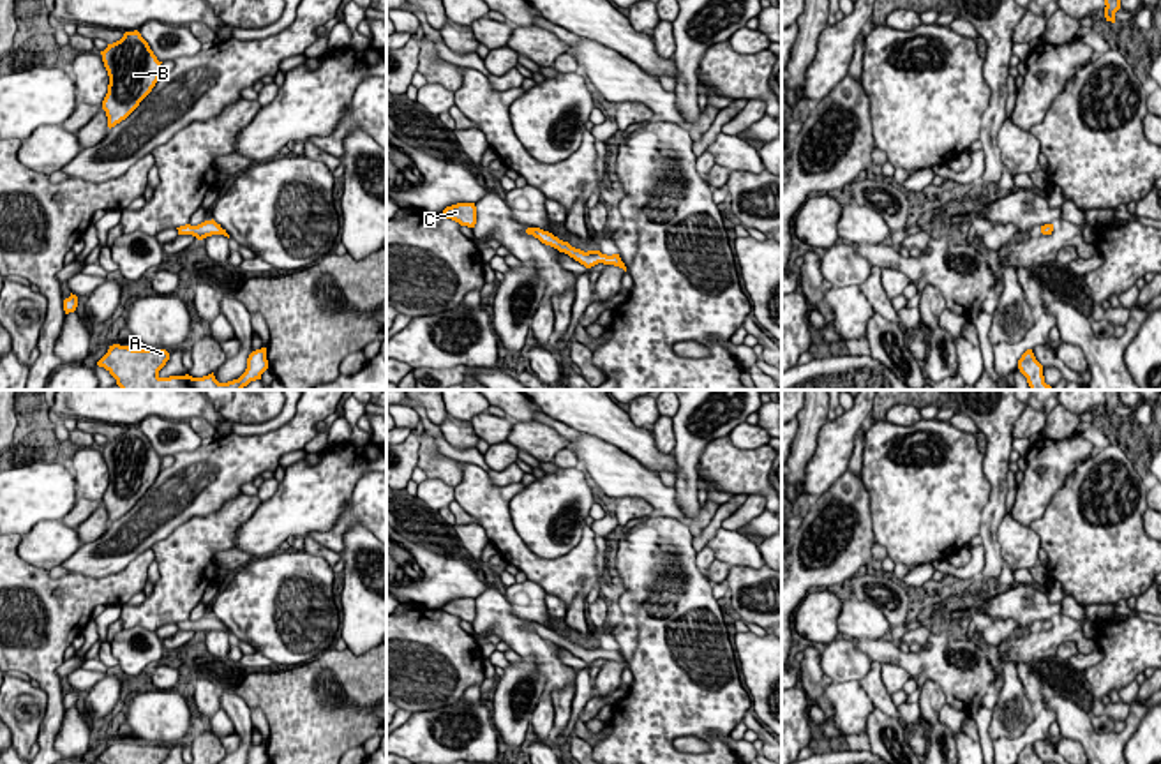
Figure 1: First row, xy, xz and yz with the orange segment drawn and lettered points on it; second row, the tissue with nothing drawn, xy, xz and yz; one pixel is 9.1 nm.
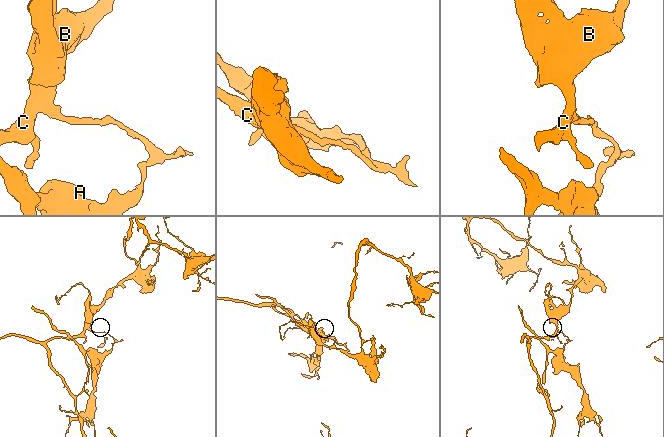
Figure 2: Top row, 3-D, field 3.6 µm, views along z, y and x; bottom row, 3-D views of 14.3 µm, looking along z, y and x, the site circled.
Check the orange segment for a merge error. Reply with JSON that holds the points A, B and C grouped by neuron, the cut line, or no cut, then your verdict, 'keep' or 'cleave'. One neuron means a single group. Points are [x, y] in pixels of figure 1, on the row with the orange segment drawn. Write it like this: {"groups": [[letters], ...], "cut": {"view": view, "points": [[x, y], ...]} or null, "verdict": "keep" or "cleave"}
{"groups": [["A"], ["B", "C"]], "cut": {"view": "yz", "points": [[1052, 226], [1043, 233]]}, "verdict": "cleave"}

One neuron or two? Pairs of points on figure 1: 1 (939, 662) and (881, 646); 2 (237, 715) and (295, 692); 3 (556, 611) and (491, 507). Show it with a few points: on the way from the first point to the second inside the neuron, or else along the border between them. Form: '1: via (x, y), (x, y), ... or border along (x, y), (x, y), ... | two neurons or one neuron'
1: via (925, 662), (911, 662), (895, 655) | one neuron
2: border along (233, 690), (251, 708) | two neurons
3: border along (547, 591), (556, 595), (567, 607) | two neurons

